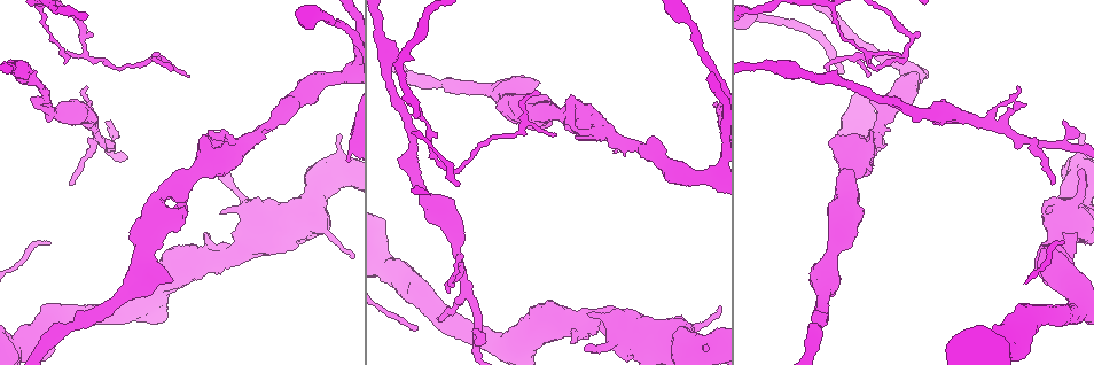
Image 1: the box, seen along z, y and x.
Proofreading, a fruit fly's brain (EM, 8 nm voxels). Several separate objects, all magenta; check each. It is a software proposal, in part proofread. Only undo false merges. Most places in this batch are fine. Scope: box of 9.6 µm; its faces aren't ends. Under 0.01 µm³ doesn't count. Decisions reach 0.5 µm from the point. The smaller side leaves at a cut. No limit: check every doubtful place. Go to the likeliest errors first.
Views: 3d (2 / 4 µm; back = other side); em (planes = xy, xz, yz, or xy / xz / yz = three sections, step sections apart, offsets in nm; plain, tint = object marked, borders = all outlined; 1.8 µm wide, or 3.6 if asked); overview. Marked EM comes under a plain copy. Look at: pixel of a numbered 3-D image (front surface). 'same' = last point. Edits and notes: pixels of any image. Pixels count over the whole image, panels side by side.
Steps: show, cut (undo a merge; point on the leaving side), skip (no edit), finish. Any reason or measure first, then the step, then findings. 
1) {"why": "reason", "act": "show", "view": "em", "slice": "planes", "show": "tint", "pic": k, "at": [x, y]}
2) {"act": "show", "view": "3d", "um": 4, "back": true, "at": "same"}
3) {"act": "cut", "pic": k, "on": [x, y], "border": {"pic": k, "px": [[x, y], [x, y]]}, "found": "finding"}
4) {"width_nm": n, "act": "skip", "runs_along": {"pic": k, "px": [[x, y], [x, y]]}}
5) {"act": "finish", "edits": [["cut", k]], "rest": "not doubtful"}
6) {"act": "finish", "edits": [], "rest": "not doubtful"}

{"why": "two arms in line, one across", "act": "show", "view": "em", "slice": "planes", "show": "tint", "pic": 1, "at": [101, 139]}

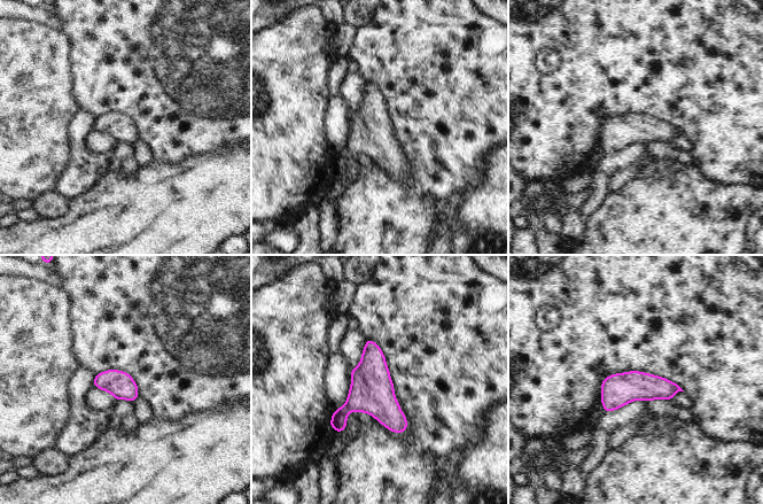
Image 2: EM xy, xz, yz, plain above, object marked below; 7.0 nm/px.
{"act": "skip", "found": "one neuron here"}

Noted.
{"why": "branch point", "act": "show", "view": "3d", "um": 2, "pic": 1, "at": [84, 56]}

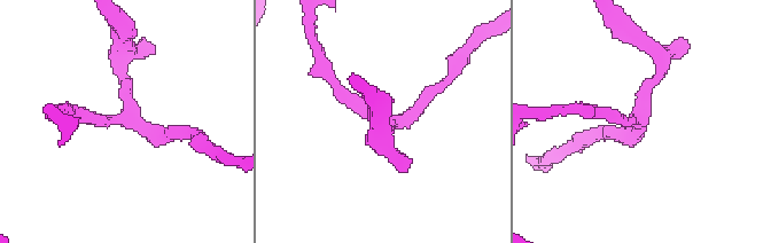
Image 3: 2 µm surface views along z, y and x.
{"arms": 3, "why": "now the EM", "act": "show", "view": "em", "slice": "xy", "step": 4, "show": "tint", "pic": 3, "at": [392, 123]}

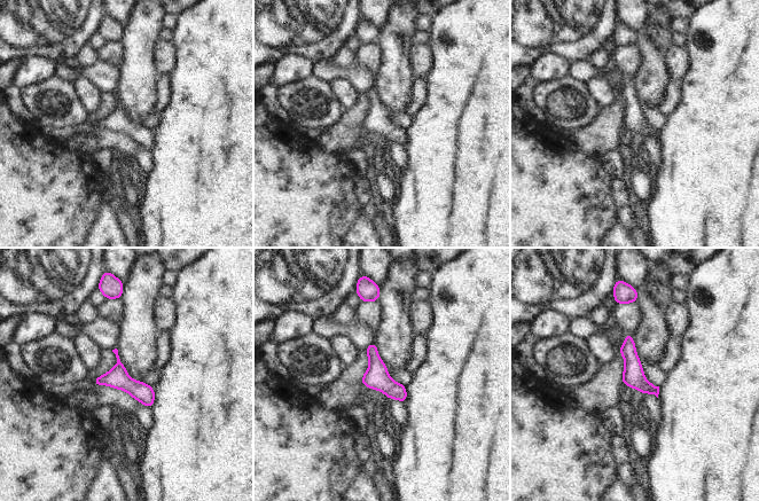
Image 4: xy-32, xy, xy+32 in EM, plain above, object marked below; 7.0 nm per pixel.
{"why": "cut it another way", "act": "show", "view": "em", "slice": "planes", "show": "tint", "at": "same"}

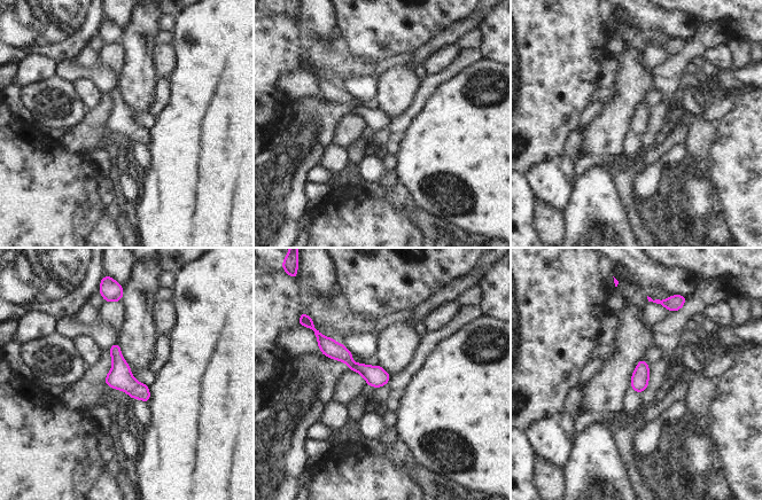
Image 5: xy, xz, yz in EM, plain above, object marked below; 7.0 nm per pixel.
{"act": "skip", "found": "all the same neuron"}

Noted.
{"act": "show", "view": "3d", "um": 4, "pic": 1, "at": [481, 329]}

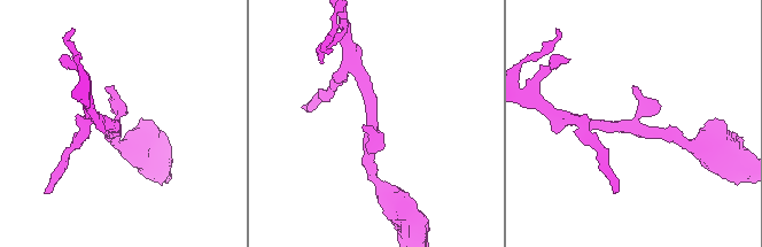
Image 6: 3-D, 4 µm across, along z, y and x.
{"act": "show", "view": "em", "slice": "xy", "step": 8, "show": "borders", "pic": 6, "at": [375, 128]}

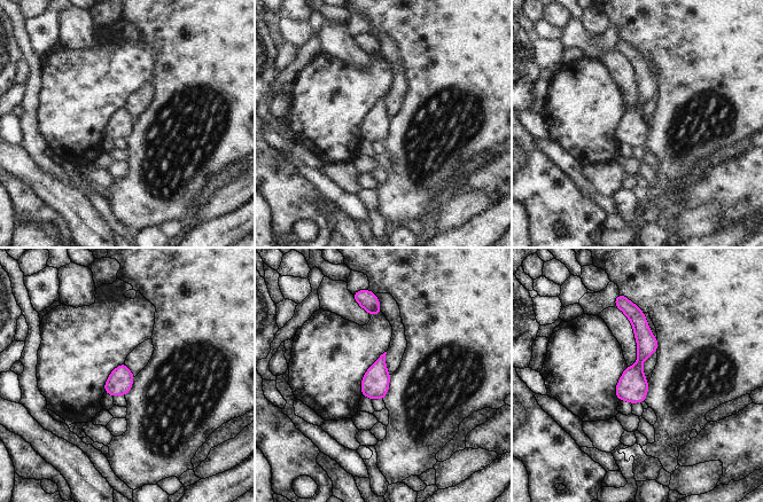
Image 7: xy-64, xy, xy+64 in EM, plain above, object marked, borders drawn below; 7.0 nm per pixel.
{"width_nm": 170, "act": "skip", "runs_along": {"pic": 7, "px": [[631, 308], [643, 334], [640, 399]]}, "found": "one neuron here"}

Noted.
{"act": "finish", "edits": [], "rest": "not doubtful"}

